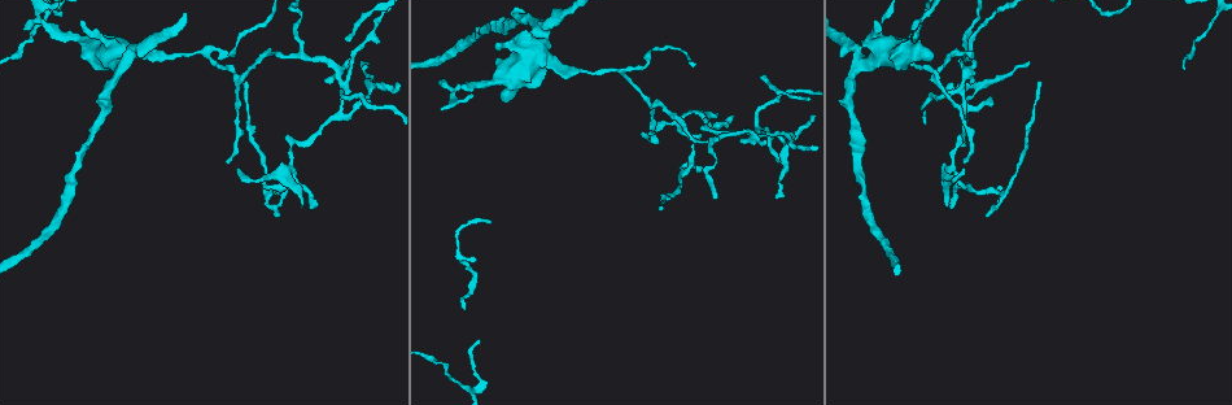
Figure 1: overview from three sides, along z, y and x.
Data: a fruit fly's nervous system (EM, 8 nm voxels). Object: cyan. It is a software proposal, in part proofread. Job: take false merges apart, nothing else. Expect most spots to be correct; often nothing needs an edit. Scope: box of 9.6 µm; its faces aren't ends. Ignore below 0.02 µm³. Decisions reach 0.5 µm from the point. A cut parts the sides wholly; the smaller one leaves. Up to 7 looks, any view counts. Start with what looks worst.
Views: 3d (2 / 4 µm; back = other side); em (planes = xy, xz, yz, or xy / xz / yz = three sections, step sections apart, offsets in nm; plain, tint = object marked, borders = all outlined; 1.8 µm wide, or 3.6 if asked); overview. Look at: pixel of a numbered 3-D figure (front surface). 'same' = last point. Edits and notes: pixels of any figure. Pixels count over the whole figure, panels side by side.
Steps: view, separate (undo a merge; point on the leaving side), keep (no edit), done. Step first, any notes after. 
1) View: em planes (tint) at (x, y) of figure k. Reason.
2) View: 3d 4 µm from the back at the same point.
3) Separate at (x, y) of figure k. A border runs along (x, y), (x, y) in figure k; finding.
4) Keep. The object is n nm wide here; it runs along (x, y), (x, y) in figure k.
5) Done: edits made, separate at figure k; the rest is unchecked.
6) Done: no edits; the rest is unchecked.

View: 3d 4 µm from the back at (545, 54) of figure 1. Sudden change in width.

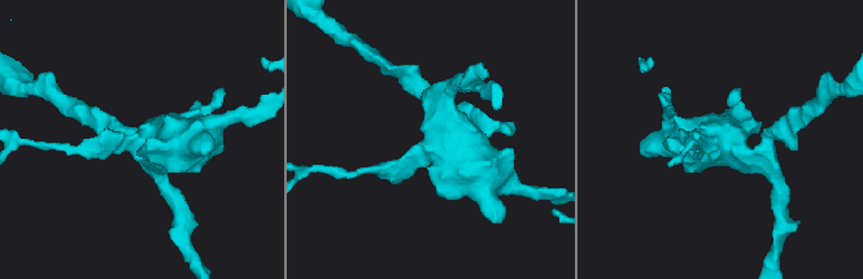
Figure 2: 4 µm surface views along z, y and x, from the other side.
View: em planes (tint) at (719, 147) of figure 2.

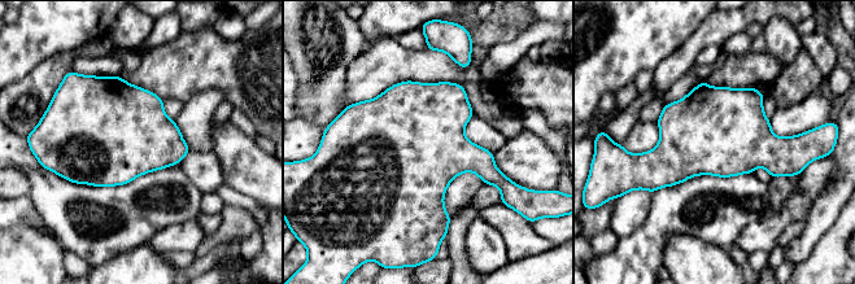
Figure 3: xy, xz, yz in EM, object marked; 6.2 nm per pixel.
Keep. All the same cell.

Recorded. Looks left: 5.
View: em xz step 4 (tint) at (620, 70) of figure 1. Sharp bend.

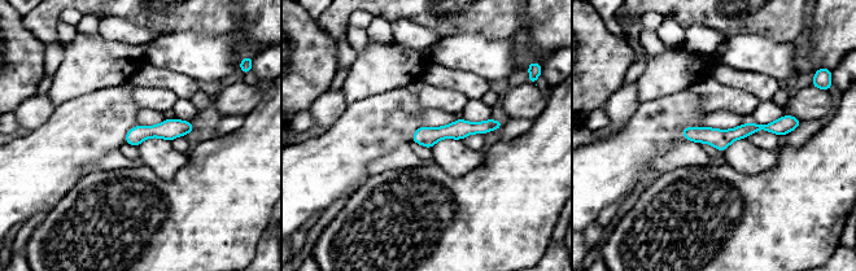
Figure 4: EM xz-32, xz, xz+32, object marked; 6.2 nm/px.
View: em planes (tint) at the same point. Another direction.

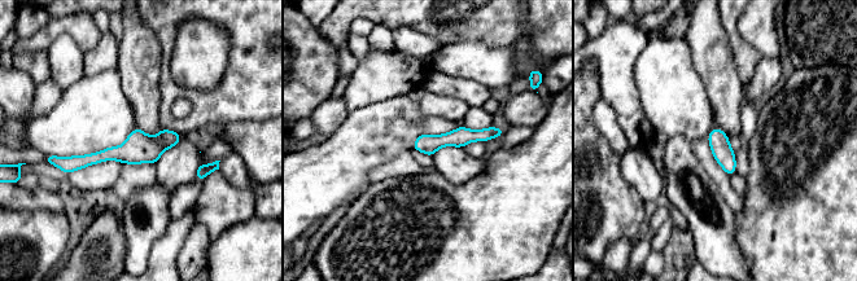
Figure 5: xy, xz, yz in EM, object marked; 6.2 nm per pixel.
Keep. It runs along (176, 136), (151, 148), (62, 163) in figure 5; all the same cell.

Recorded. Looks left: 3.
View: 3d 2 µm at (268, 191) of figure 1. Abrupt turn.

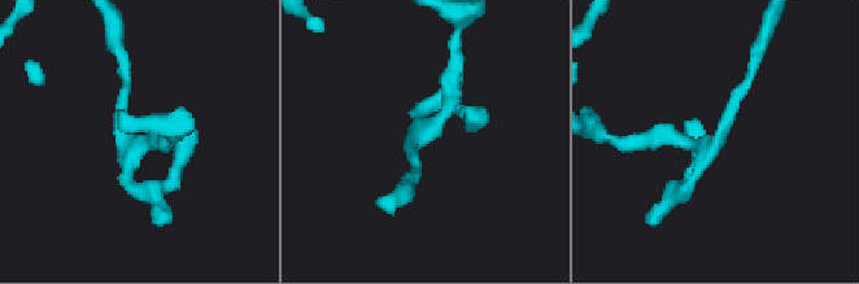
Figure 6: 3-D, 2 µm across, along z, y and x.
View: em planes (tint) at (136, 147) of figure 6. Need the tissue.

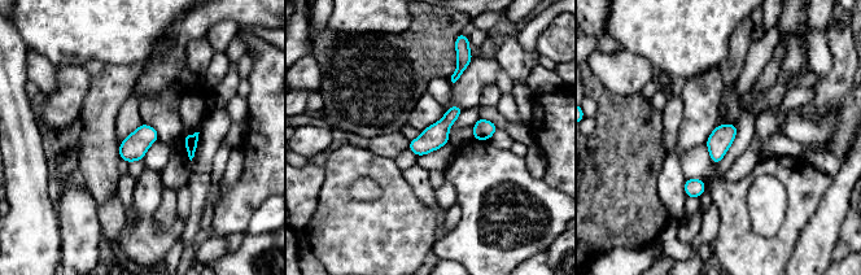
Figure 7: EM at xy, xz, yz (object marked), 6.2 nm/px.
Keep. The object is 140 nm wide here; continuous, no second cell.

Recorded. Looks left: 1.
Done: no edits; the rest is unchecked.

